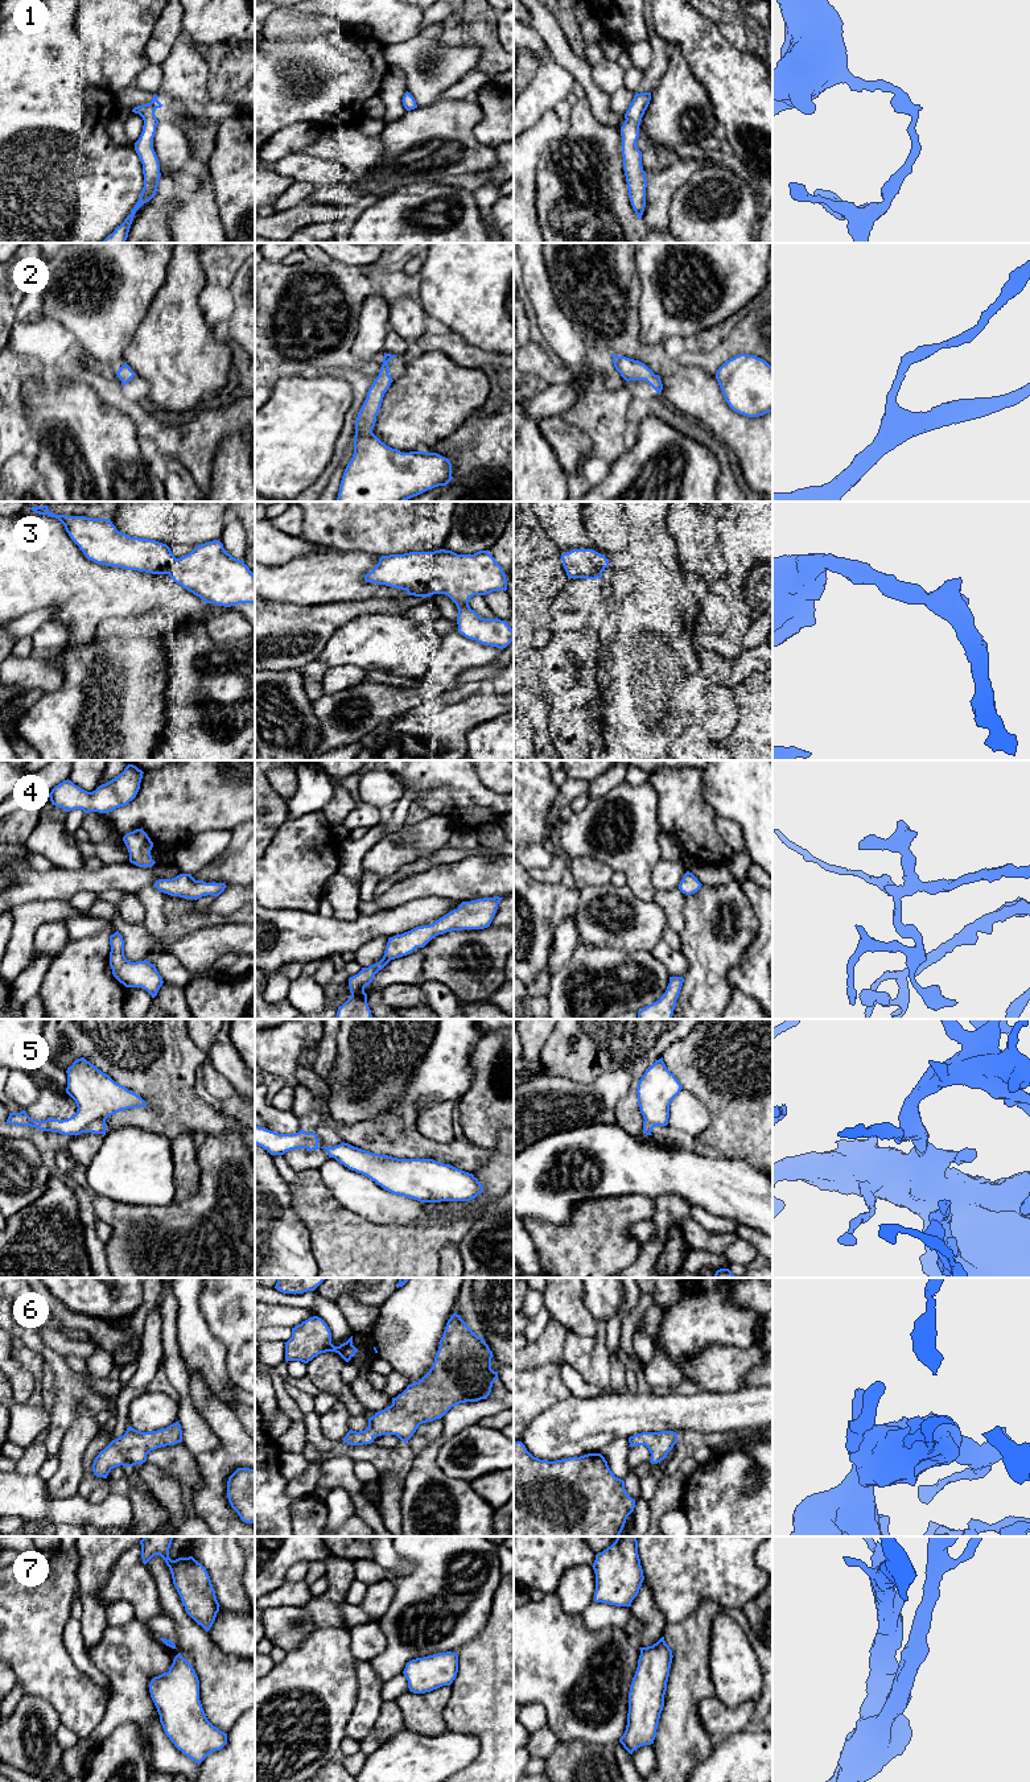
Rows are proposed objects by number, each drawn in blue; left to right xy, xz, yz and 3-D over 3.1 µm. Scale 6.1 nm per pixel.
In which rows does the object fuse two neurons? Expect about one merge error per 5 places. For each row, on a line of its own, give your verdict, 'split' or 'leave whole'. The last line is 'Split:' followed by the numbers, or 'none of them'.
1: leave whole
2: leave whole
3: leave whole
4: leave whole
5: leave whole
6: leave whole
7: leave whole
Split: none of them

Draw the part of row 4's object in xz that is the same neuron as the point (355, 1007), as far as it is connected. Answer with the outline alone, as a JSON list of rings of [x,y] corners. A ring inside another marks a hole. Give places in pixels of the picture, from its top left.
[[[494,896],[462,902],[457,909],[450,911],[429,925],[416,927],[390,937],[383,958],[368,968],[362,968],[358,974],[349,978],[351,997],[338,1007],[335,1019],[372,1019],[364,987],[372,982],[379,970],[391,960],[407,956],[416,948],[424,948],[438,935],[490,927],[502,899]]]

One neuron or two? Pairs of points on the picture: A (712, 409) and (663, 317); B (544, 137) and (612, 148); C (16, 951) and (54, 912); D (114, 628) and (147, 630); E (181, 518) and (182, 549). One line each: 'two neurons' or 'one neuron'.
A: two neurons
B: two neurons
C: one neuron
D: one neuron
E: two neurons

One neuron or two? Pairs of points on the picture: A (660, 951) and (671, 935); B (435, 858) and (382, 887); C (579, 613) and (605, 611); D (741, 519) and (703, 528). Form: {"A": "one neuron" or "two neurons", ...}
{"A": "two neurons", "B": "one neuron", "C": "two neurons", "D": "two neurons"}

